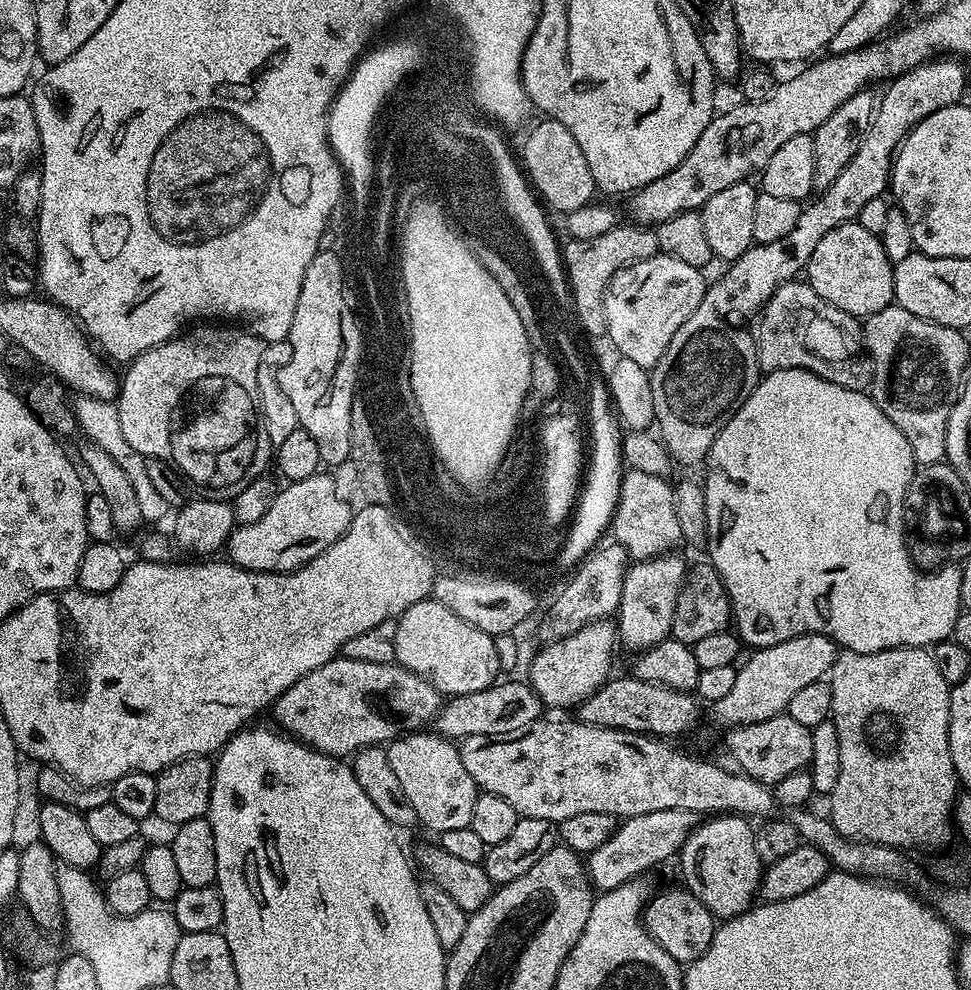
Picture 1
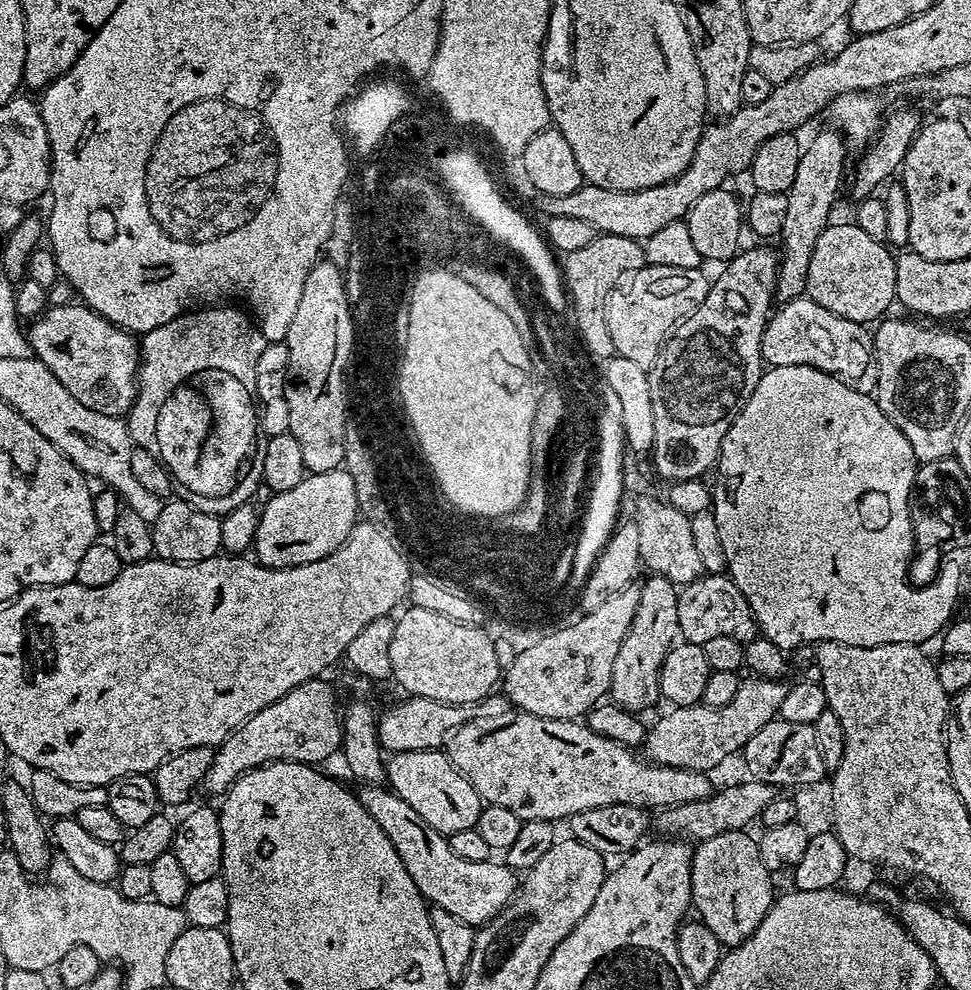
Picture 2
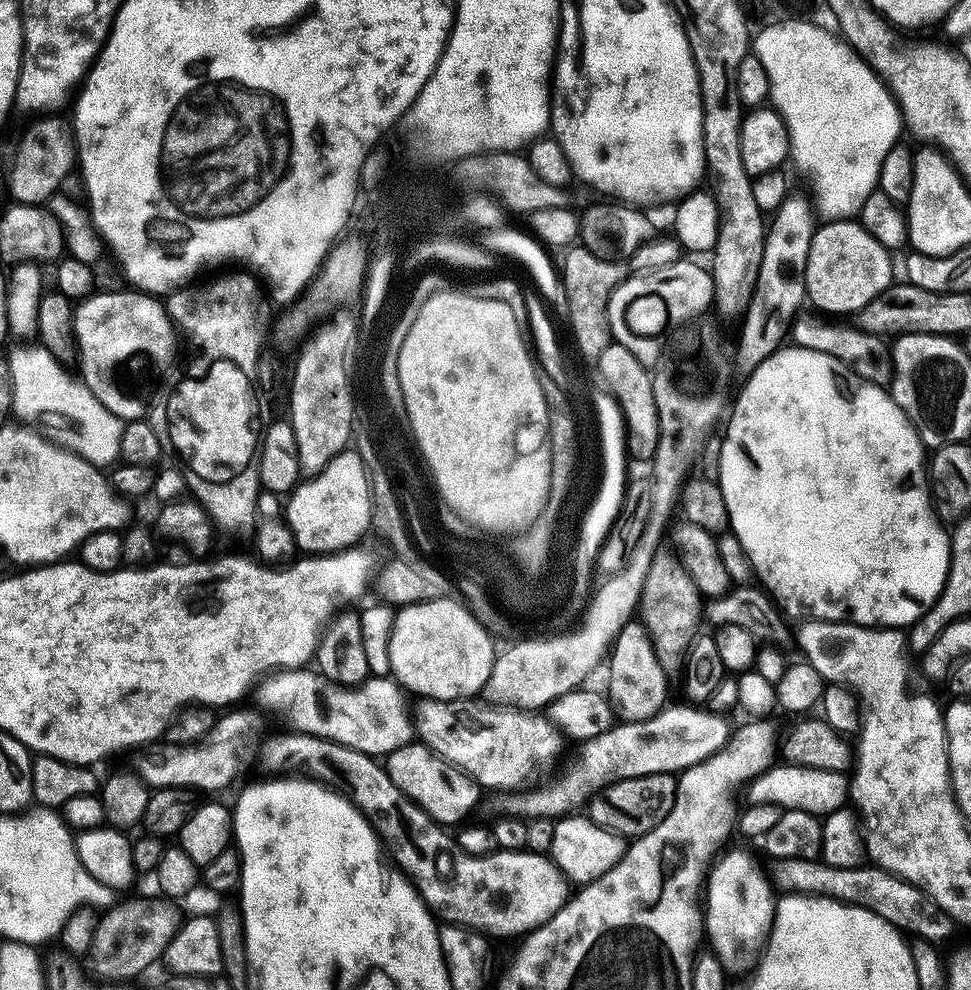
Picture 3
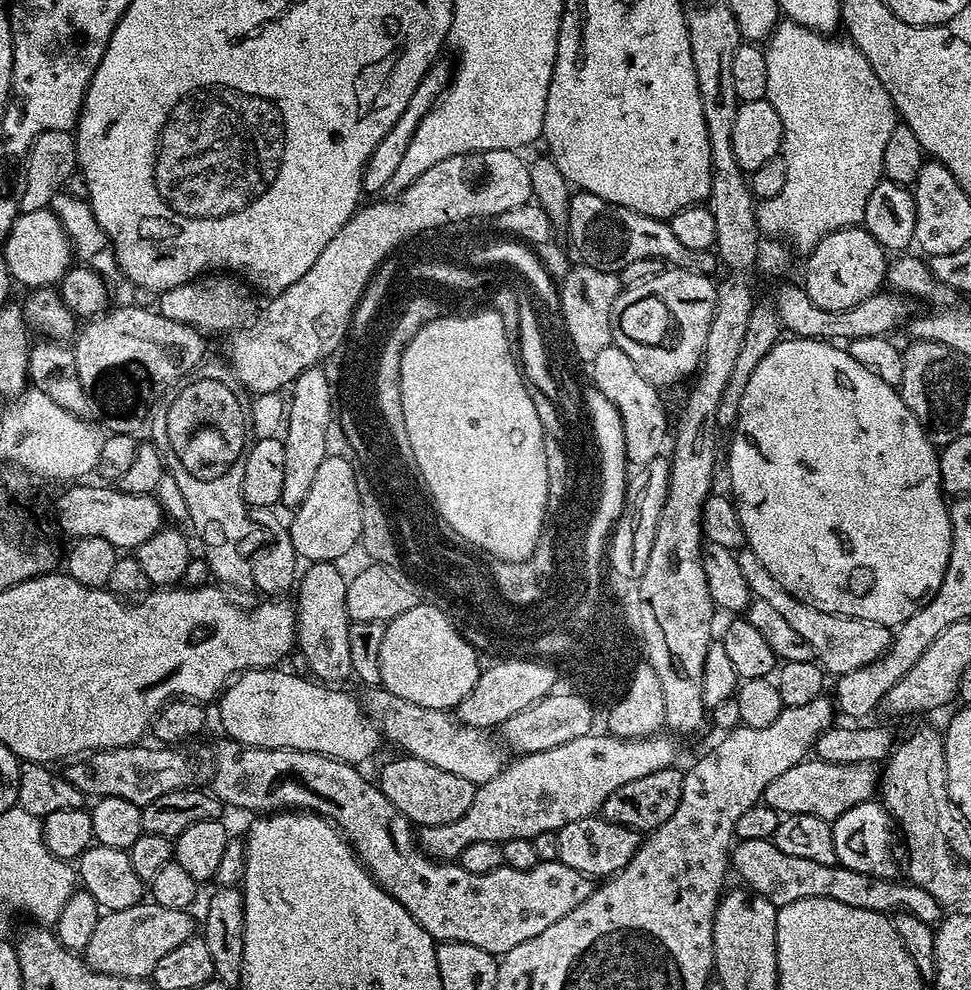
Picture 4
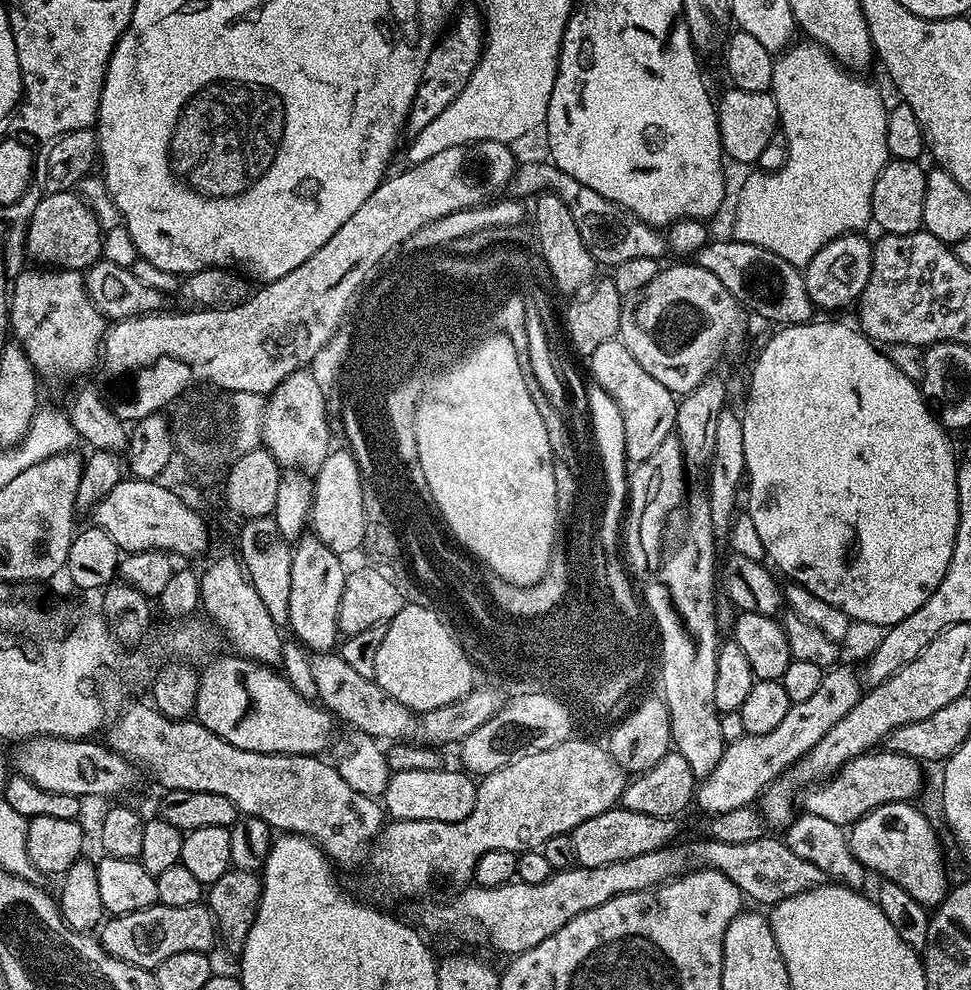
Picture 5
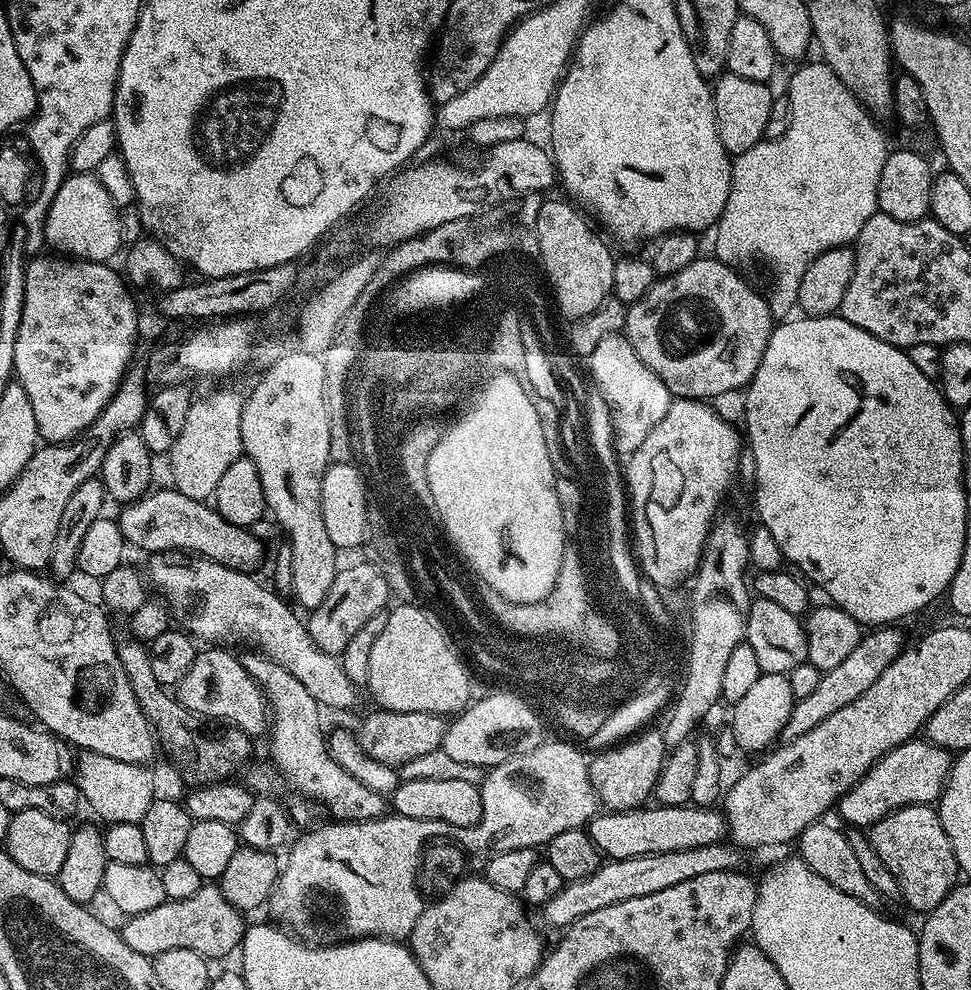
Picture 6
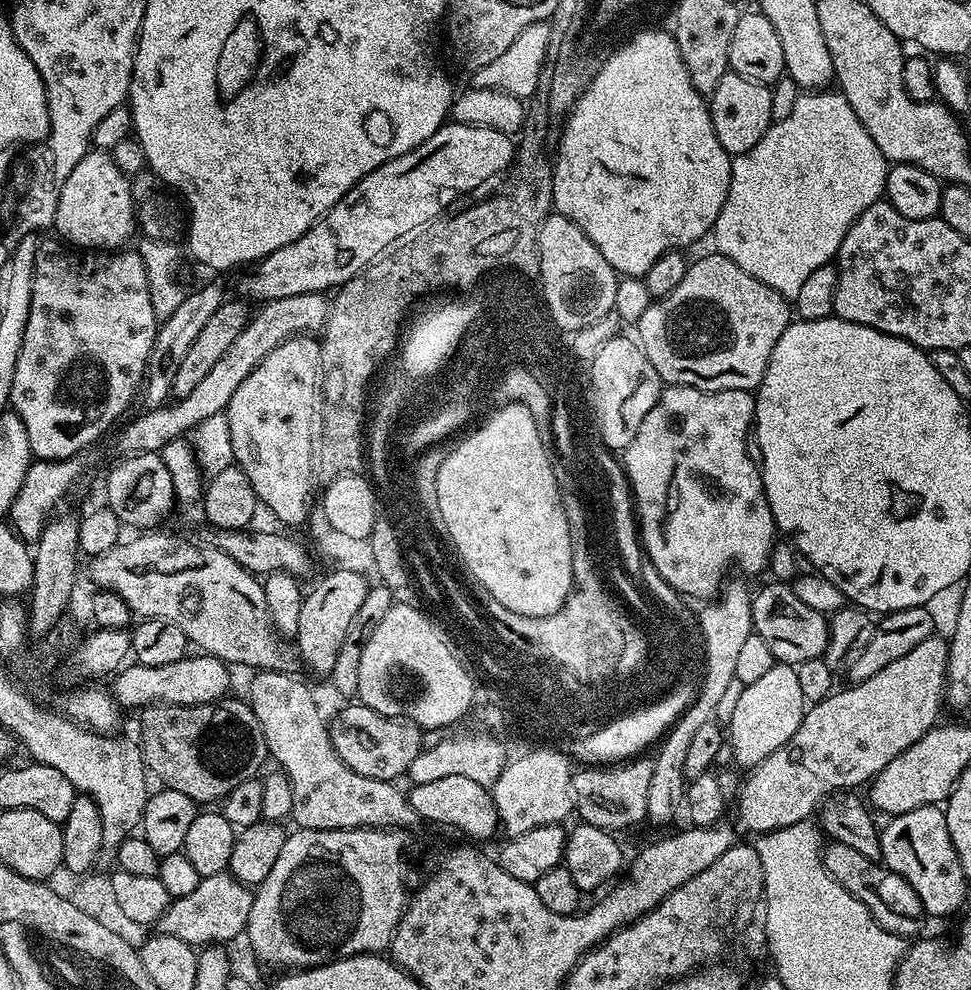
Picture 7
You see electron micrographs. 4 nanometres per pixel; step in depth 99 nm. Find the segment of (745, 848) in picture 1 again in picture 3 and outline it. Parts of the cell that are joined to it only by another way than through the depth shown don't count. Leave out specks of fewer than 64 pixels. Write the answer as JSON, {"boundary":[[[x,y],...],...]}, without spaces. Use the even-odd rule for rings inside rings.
{"boundary":[[[725,851],[713,863],[706,877],[706,911],[704,926],[706,940],[712,943],[711,955],[720,959],[725,973],[748,974],[760,963],[764,945],[772,934],[772,921],[776,919],[776,901],[769,877],[756,865],[748,852]]]}

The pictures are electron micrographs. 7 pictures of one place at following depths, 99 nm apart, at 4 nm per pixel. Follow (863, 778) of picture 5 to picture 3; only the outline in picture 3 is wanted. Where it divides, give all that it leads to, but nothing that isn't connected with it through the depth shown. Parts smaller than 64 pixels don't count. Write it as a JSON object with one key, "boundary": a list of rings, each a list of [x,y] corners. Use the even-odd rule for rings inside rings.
{"boundary":[[[780,762],[763,772],[757,780],[751,781],[747,785],[747,791],[749,805],[777,804],[782,810],[809,812],[811,816],[823,818],[831,812],[841,811],[849,803],[850,780],[842,772],[805,768],[798,764]]]}

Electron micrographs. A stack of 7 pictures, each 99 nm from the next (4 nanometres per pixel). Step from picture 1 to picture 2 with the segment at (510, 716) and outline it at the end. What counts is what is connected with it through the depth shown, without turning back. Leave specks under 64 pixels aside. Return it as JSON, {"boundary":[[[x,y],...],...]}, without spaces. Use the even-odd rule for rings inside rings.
{"boundary":[[[489,694],[476,704],[447,704],[441,700],[431,700],[409,695],[397,708],[388,708],[378,716],[380,746],[385,753],[409,752],[410,750],[440,750],[453,732],[463,724],[473,722],[500,722],[509,715],[510,705],[507,696]]]}

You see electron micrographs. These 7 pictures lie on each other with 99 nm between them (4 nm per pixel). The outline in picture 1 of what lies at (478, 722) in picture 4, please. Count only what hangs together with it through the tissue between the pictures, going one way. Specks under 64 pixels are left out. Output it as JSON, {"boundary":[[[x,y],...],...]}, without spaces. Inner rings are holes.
{"boundary":[[[611,619],[596,620],[593,624],[582,626],[582,630],[566,638],[556,640],[553,644],[544,644],[531,657],[533,660],[528,668],[528,676],[526,675],[527,683],[541,705],[575,709],[591,698],[603,684],[608,683],[608,671],[612,668],[612,651],[615,650],[616,644],[618,648],[618,628]]]}

